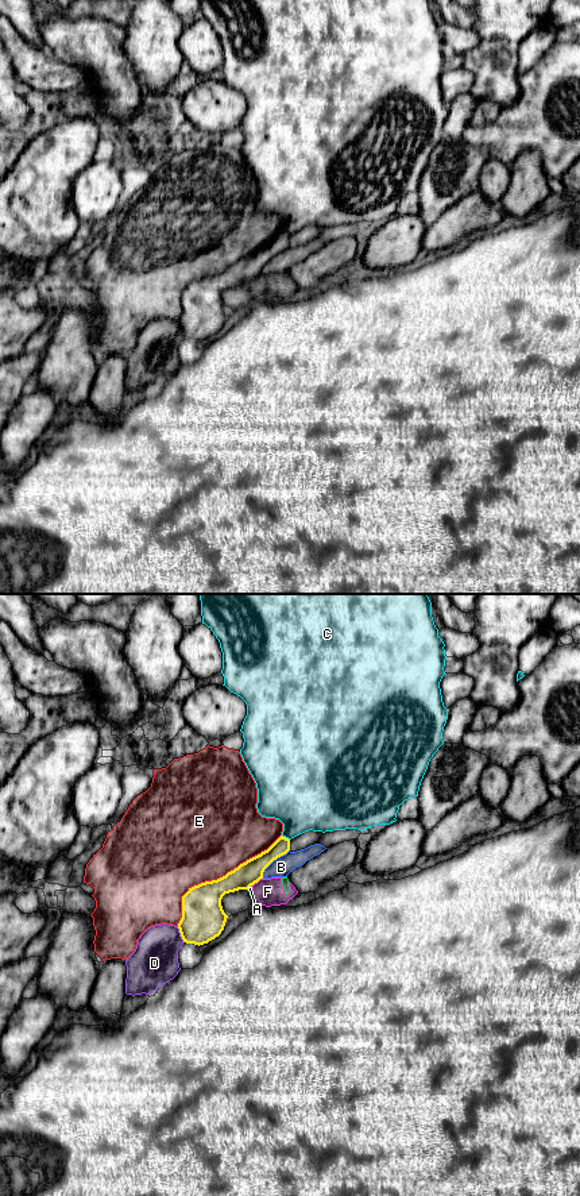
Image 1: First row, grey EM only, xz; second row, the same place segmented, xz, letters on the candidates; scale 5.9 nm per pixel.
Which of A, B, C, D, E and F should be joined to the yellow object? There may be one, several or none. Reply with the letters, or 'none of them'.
none of them

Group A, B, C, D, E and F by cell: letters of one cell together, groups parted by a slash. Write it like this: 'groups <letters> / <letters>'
groups A F / B / C / D / E

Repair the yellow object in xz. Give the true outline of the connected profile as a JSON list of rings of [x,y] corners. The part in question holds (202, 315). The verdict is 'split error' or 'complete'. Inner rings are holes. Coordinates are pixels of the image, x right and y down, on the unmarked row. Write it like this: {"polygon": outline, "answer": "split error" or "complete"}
{"polygon": [[[281,231],[267,246],[240,259],[225,271],[189,283],[182,292],[178,324],[183,337],[204,340],[224,325],[228,310],[221,294],[225,289],[248,285],[263,274],[264,265],[290,246],[290,235]]], "answer": "complete"}

